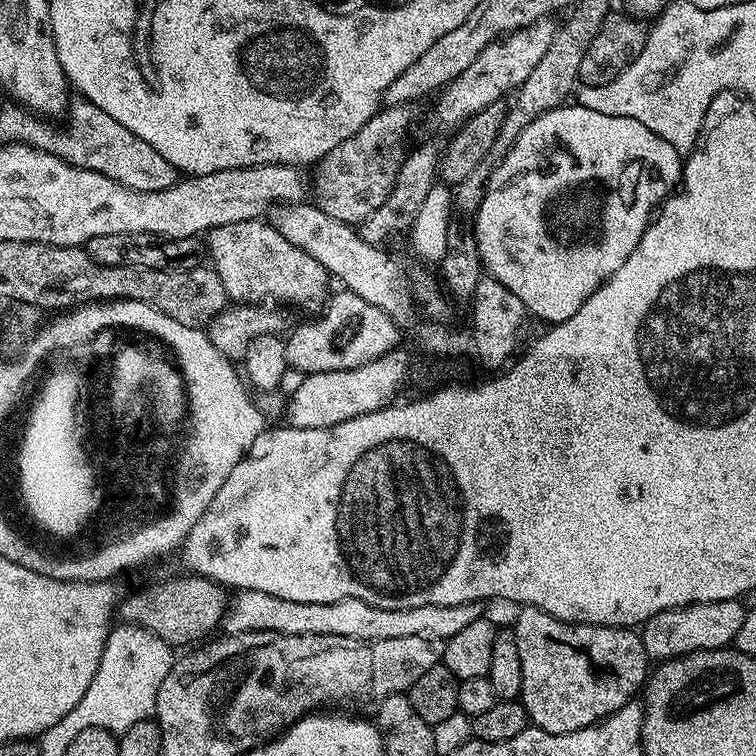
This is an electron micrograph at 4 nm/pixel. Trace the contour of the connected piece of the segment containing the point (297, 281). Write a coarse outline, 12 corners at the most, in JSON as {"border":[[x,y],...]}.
{"border":[[263,219],[210,229],[229,301],[320,310],[330,277]]}

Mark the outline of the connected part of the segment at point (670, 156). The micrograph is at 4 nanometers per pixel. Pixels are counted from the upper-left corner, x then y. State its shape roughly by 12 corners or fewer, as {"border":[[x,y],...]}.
{"border":[[578,102],[534,118],[474,213],[549,325],[630,258],[681,153]]}

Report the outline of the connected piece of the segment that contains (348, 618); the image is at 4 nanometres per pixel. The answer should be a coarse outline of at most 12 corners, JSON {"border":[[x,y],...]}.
{"border":[[231,597],[229,633],[318,634],[437,642],[485,605],[382,610],[358,598]]}

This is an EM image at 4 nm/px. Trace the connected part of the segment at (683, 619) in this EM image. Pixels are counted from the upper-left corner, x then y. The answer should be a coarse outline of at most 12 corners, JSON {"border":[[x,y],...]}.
{"border":[[740,600],[662,611],[642,626],[649,661],[729,647]]}

